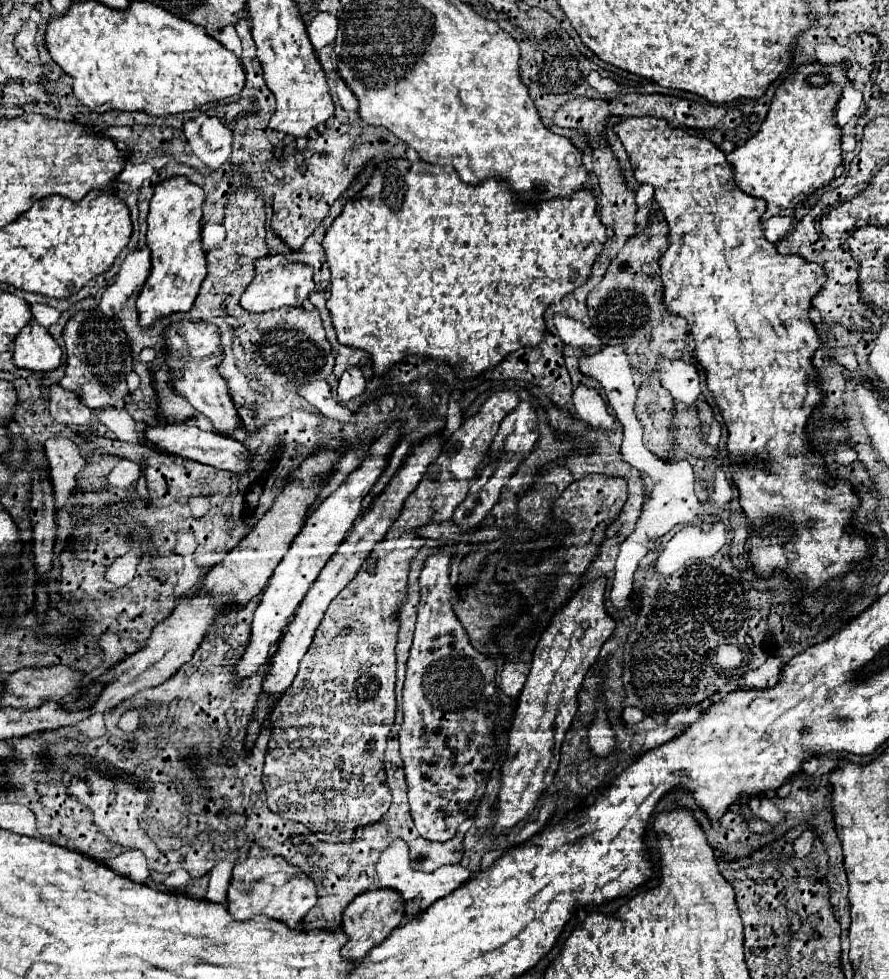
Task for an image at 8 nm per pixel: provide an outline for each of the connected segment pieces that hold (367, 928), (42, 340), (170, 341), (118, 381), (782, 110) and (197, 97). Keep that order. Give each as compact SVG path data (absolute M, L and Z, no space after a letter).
M376 889L360 893L344 911L342 929L348 935L348 943L342 947L342 955L354 963L360 963L374 945L382 943L388 937L388 933L392 933L400 925L402 917L404 901L396 889Z
M36 321L28 323L14 339L14 365L32 373L50 373L60 367L62 351L50 333Z
M186 319L172 323L172 327L166 331L166 347L168 347L168 367L172 371L172 383L176 393L186 397L198 413L206 415L214 423L218 433L230 435L236 429L242 429L244 423L240 419L240 413L232 403L232 399L228 397L226 383L216 373L216 367L222 361L218 327Z
M80 311L76 313L64 327L64 345L66 345L66 375L60 379L60 387L74 391L78 399L90 409L106 409L106 407L124 407L124 397L128 395L126 377L132 371L132 353L126 339L126 331L118 319L108 319L100 315L100 311Z
M820 63L812 65L800 65L796 73L788 75L776 89L774 99L770 103L770 111L756 135L752 135L742 147L736 147L732 153L726 155L728 163L734 165L734 179L744 193L760 197L766 201L768 209L762 221L774 217L774 215L792 215L794 213L794 197L798 195L810 195L818 187L824 187L834 179L836 167L842 163L840 157L840 139L842 133L832 121L832 109L842 93L842 85L846 83L846 67L844 65L832 65L824 67Z
M98 1L74 3L66 15L54 17L48 23L46 47L50 57L74 79L74 97L96 113L110 109L144 111L148 115L194 111L206 103L238 95L246 81L244 67L222 43L218 43L198 25L186 23L144 1L132 1L124 11L110 9Z

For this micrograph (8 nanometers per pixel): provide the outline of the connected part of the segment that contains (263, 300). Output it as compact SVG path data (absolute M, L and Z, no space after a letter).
M270 255L256 261L256 277L244 291L240 305L248 311L272 311L280 307L300 307L314 291L312 269L300 263L288 263L282 255Z

